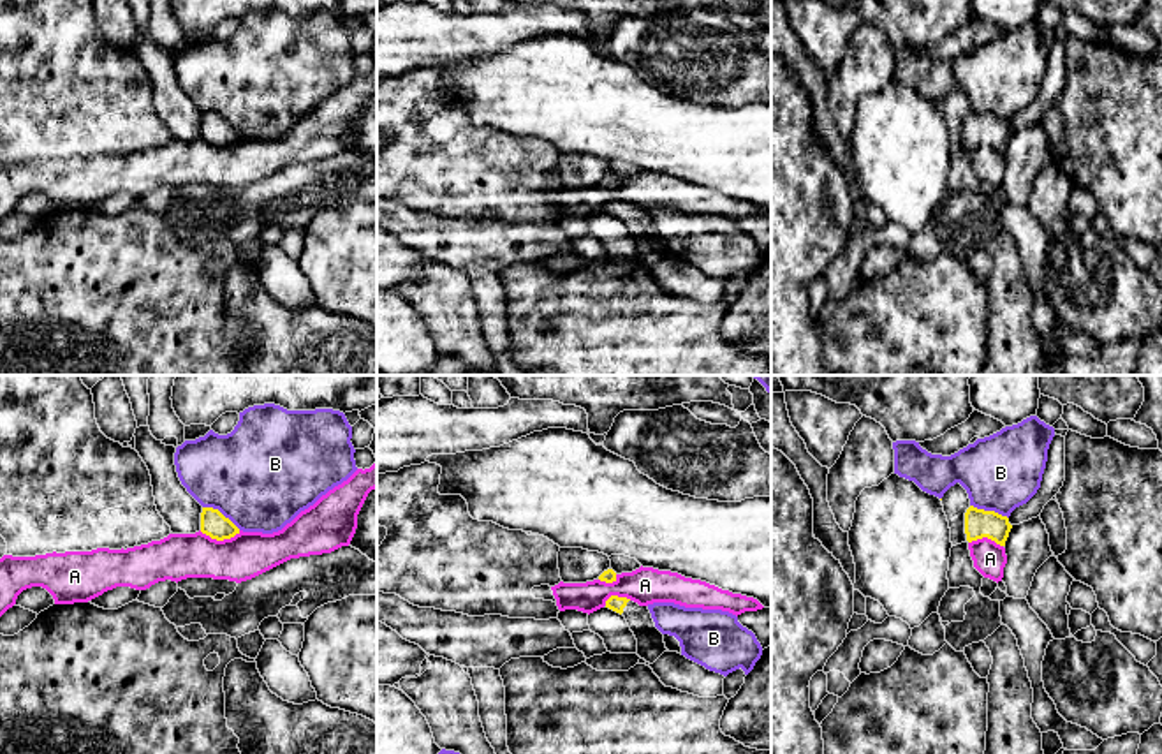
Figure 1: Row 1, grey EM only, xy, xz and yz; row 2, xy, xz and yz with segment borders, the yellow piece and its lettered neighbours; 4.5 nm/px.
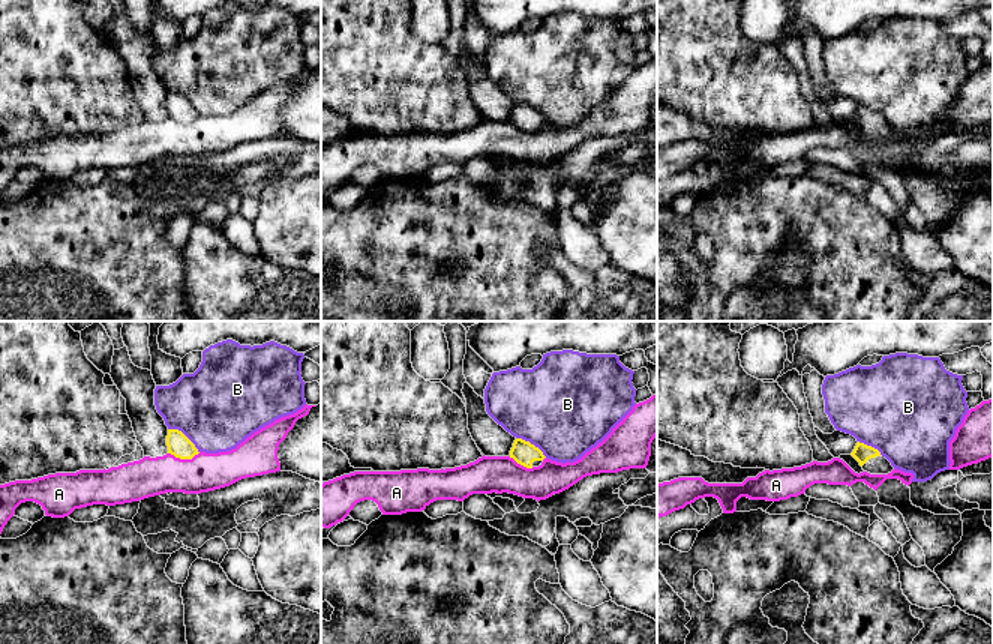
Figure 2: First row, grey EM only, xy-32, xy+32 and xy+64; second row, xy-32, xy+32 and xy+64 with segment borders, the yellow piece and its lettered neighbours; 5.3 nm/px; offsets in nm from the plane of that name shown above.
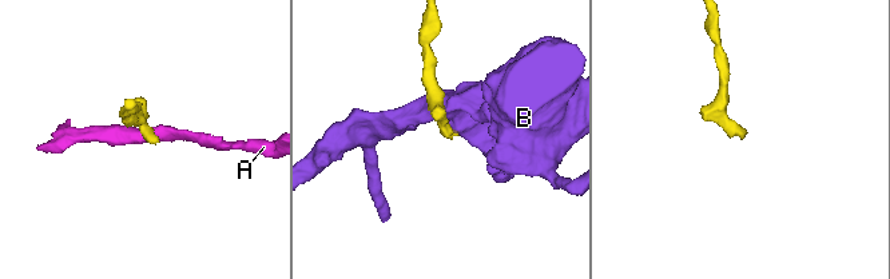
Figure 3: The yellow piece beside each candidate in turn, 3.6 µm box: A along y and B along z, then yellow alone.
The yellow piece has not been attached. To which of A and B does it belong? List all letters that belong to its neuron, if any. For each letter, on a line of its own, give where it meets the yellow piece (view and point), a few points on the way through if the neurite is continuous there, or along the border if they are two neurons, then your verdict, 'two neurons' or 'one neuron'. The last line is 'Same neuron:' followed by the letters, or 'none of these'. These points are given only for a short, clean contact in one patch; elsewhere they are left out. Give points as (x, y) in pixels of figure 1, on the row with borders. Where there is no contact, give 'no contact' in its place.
A: contact xy (220, 539); border xy (199, 531), (217, 539), (229, 539), (240, 532); two neurons
B: contact yz (990, 511); two neurons
Same neuron: none of these

